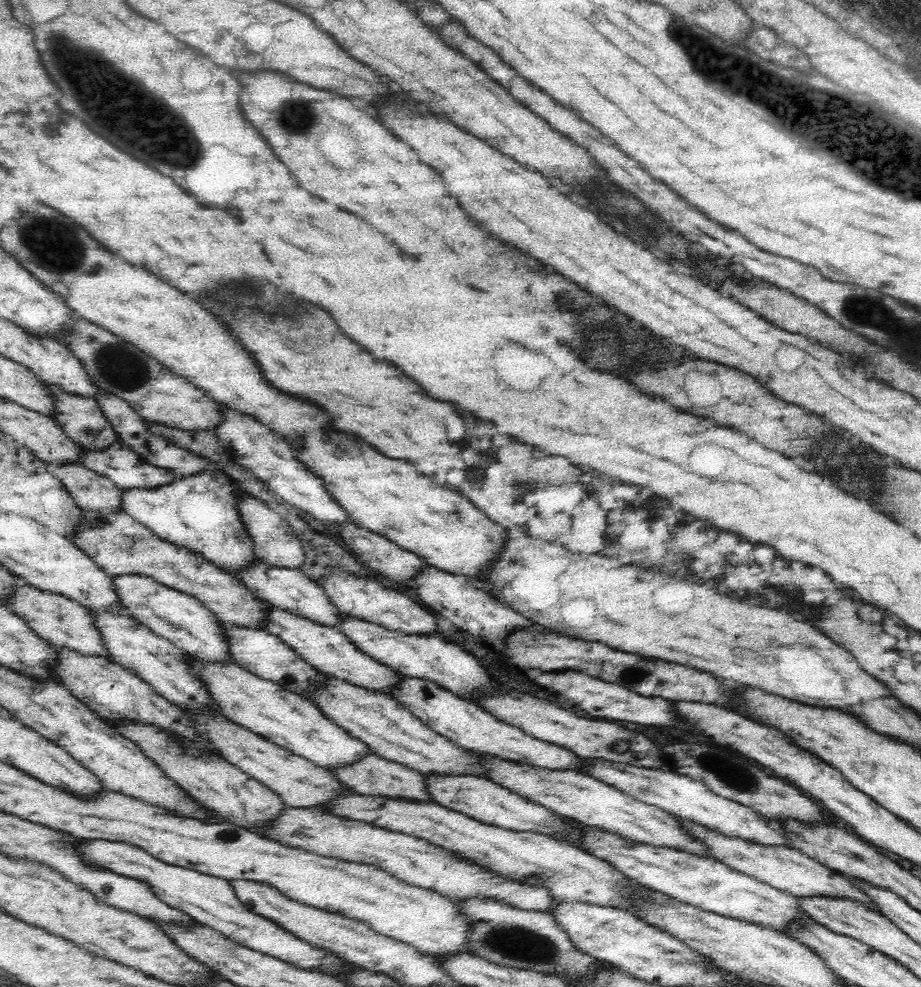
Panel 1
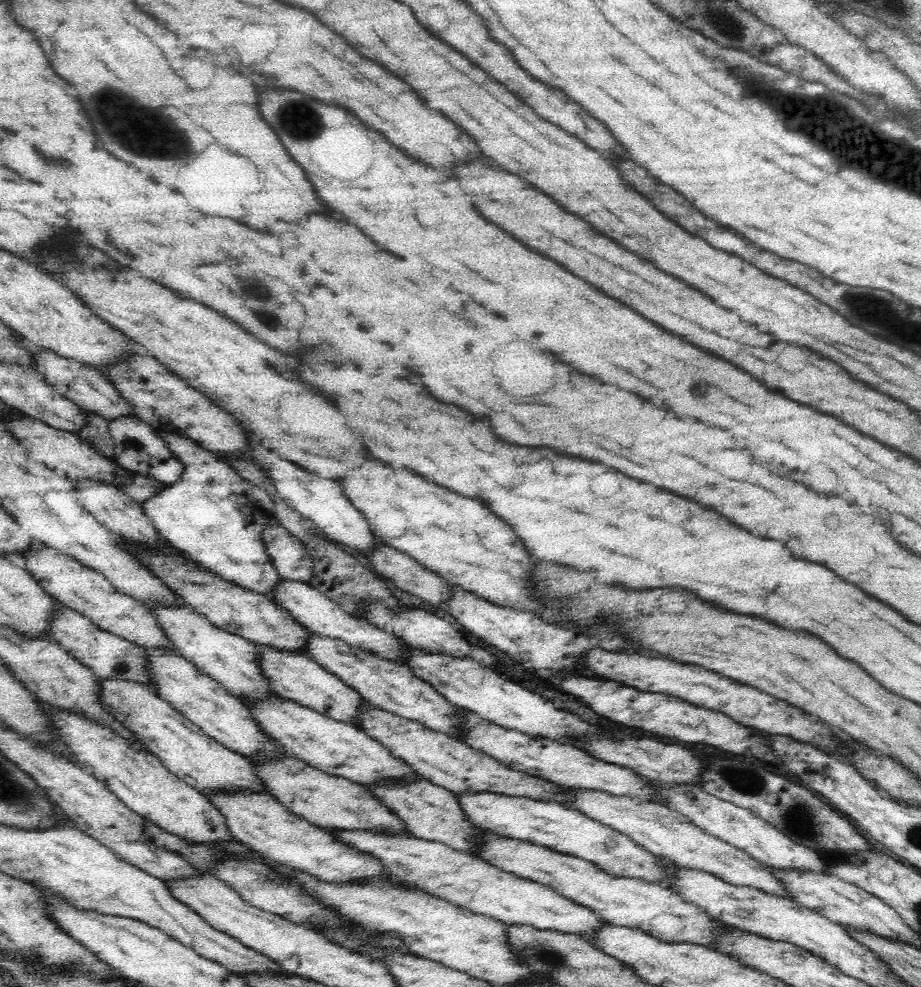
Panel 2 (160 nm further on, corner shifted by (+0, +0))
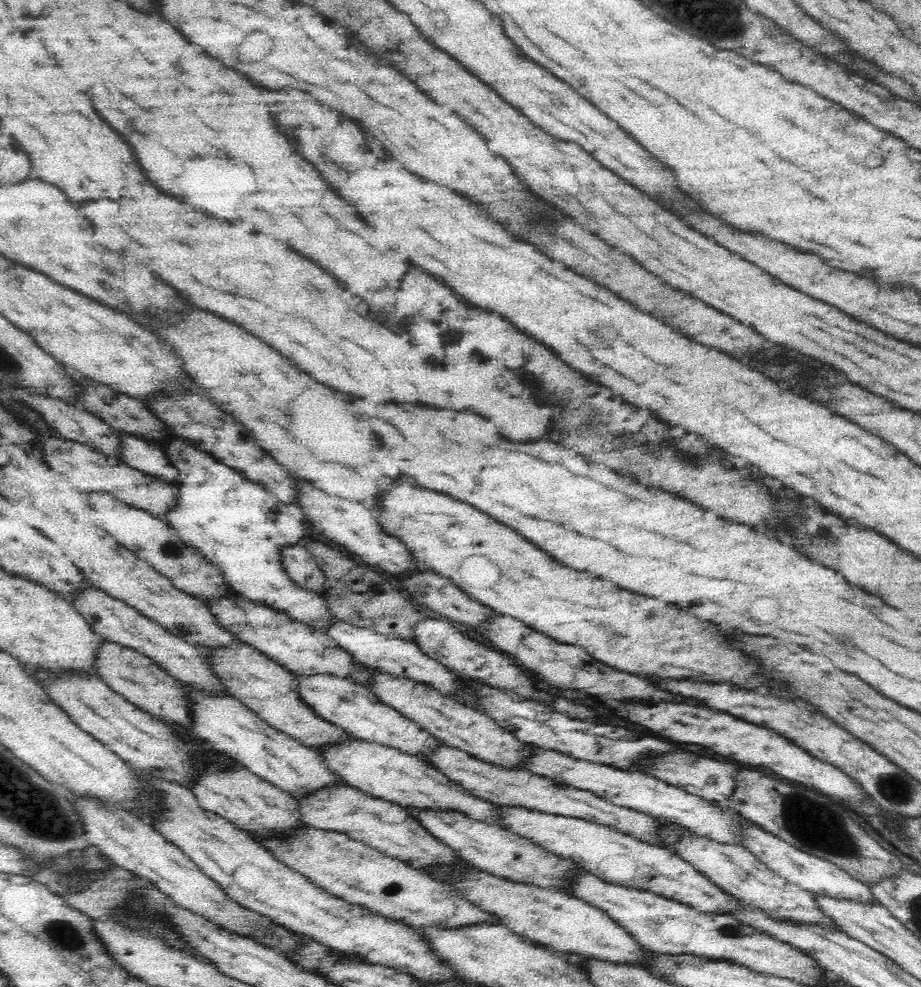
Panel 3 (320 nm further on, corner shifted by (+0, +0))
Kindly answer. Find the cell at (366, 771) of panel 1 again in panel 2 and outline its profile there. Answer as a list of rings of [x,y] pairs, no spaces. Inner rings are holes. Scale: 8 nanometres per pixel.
[[[425,779],[418,780],[416,784],[412,782],[410,786],[400,786],[400,788],[395,788],[393,784],[378,784],[366,790],[374,797],[380,798],[384,806],[404,821],[408,832],[412,833],[415,838],[444,844],[467,856],[481,858],[480,846],[484,838],[490,836],[490,832],[470,822],[460,807],[458,796],[452,792],[435,786]]]

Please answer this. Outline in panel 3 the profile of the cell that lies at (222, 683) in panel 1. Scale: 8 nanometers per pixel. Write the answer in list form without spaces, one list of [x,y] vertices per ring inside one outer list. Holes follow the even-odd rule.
[[[354,737],[339,745],[332,745],[320,753],[332,773],[336,773],[342,781],[364,794],[386,800],[408,811],[458,812],[471,820],[505,828],[500,806],[470,795],[458,783],[448,780],[442,770],[422,762],[416,756],[408,756],[394,748]]]

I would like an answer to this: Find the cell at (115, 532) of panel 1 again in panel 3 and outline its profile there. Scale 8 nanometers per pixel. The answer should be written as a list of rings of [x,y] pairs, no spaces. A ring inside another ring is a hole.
[[[240,595],[220,597],[204,603],[228,632],[237,636],[242,643],[257,648],[263,655],[276,661],[293,675],[298,677],[319,674],[332,675],[369,688],[373,669],[358,662],[347,650],[344,650],[333,638],[330,638],[324,630],[314,629],[288,617],[286,613],[255,604]]]

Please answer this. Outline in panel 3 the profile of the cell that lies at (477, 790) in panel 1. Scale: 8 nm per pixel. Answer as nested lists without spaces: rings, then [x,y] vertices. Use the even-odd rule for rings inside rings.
[[[502,807],[505,829],[530,839],[532,843],[562,858],[572,859],[583,870],[592,873],[610,884],[640,889],[662,896],[668,900],[680,901],[701,914],[733,916],[744,904],[735,896],[724,892],[707,876],[698,872],[689,862],[677,856],[670,849],[658,848],[638,842],[628,833],[592,823],[592,821],[551,816],[542,812],[531,812],[524,808]]]

